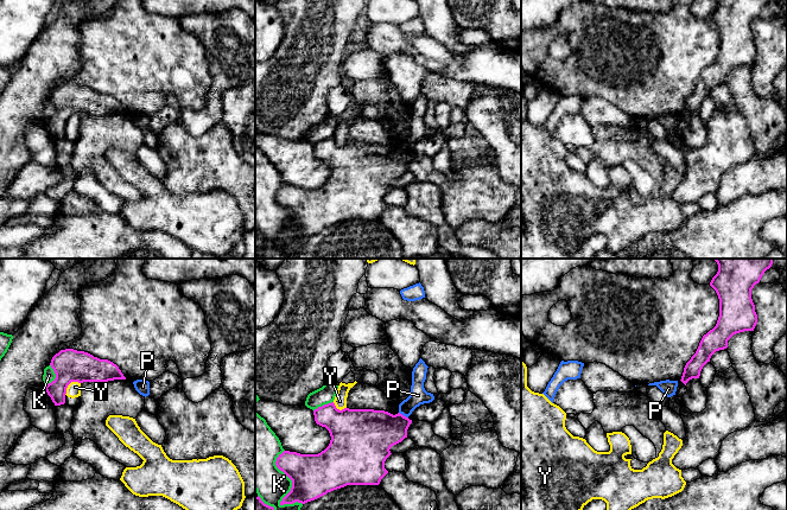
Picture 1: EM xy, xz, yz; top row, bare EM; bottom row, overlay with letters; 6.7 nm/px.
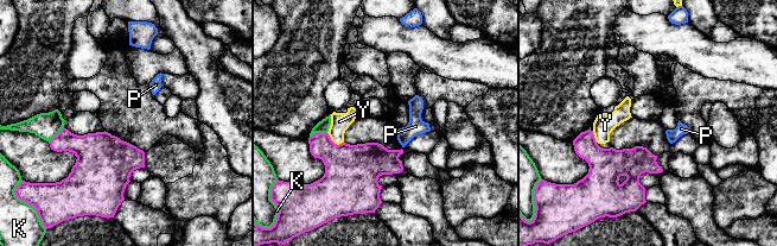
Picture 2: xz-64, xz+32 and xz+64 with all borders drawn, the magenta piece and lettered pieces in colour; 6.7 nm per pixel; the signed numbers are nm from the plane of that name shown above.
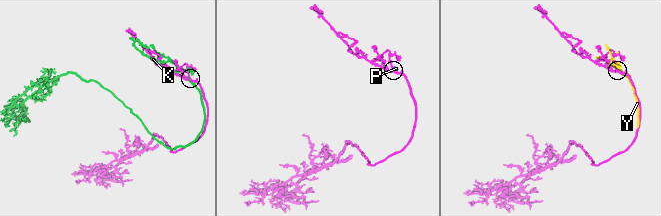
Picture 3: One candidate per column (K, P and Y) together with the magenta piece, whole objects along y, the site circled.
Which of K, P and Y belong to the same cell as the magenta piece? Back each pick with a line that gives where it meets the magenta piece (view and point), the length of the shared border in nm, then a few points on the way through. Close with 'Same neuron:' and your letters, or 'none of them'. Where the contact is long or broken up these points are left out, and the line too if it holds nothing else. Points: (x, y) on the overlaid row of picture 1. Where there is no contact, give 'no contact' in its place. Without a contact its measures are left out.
Same neuron: none of them

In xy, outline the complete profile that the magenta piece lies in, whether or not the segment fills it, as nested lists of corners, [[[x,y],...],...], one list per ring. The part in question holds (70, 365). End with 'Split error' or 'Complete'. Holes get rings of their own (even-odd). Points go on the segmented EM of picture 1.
[[[74,349],[61,350],[50,363],[56,378],[45,387],[55,406],[65,403],[66,388],[71,382],[108,382],[126,380],[116,364]]]. Complete

